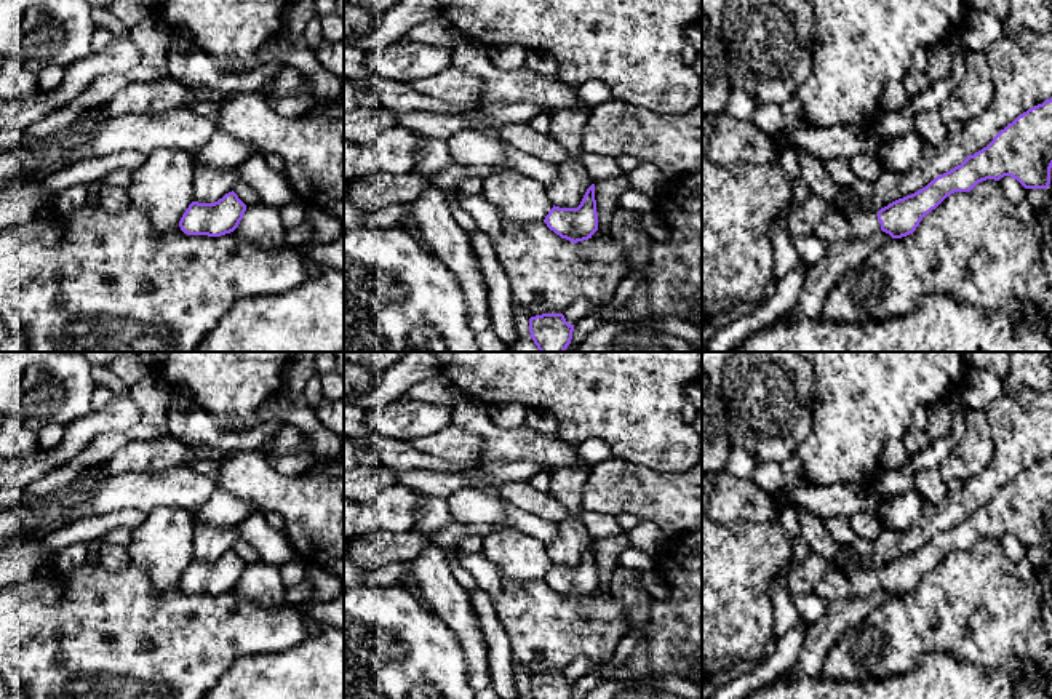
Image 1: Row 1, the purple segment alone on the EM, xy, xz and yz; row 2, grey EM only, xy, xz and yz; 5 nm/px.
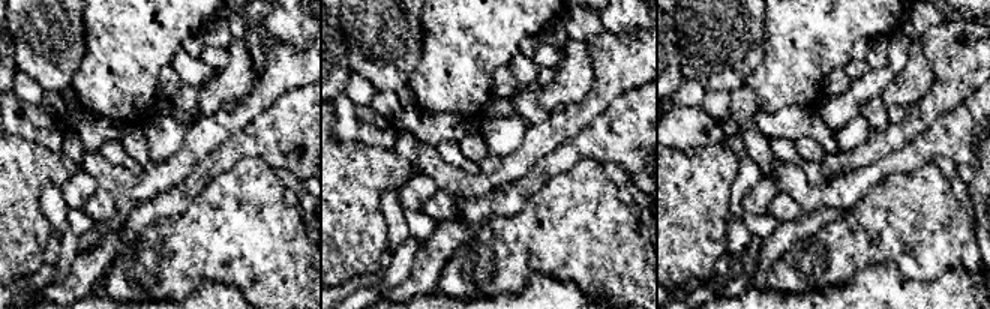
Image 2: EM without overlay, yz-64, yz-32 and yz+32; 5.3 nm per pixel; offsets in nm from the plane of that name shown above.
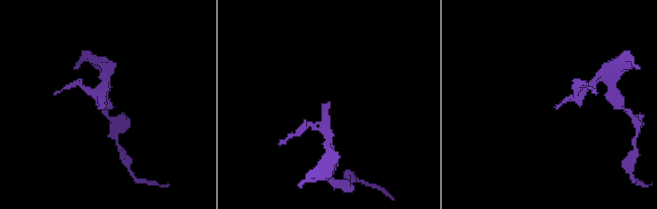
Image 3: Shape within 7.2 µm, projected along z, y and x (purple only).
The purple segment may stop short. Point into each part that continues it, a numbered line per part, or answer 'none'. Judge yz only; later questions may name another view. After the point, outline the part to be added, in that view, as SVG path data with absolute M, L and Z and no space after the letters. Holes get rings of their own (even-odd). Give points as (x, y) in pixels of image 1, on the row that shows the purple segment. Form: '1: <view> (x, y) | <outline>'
1: yz (865, 224) | M841 187L836 210L849 221L855 238L867 240L881 232L878 213L863 210L851 187Z

